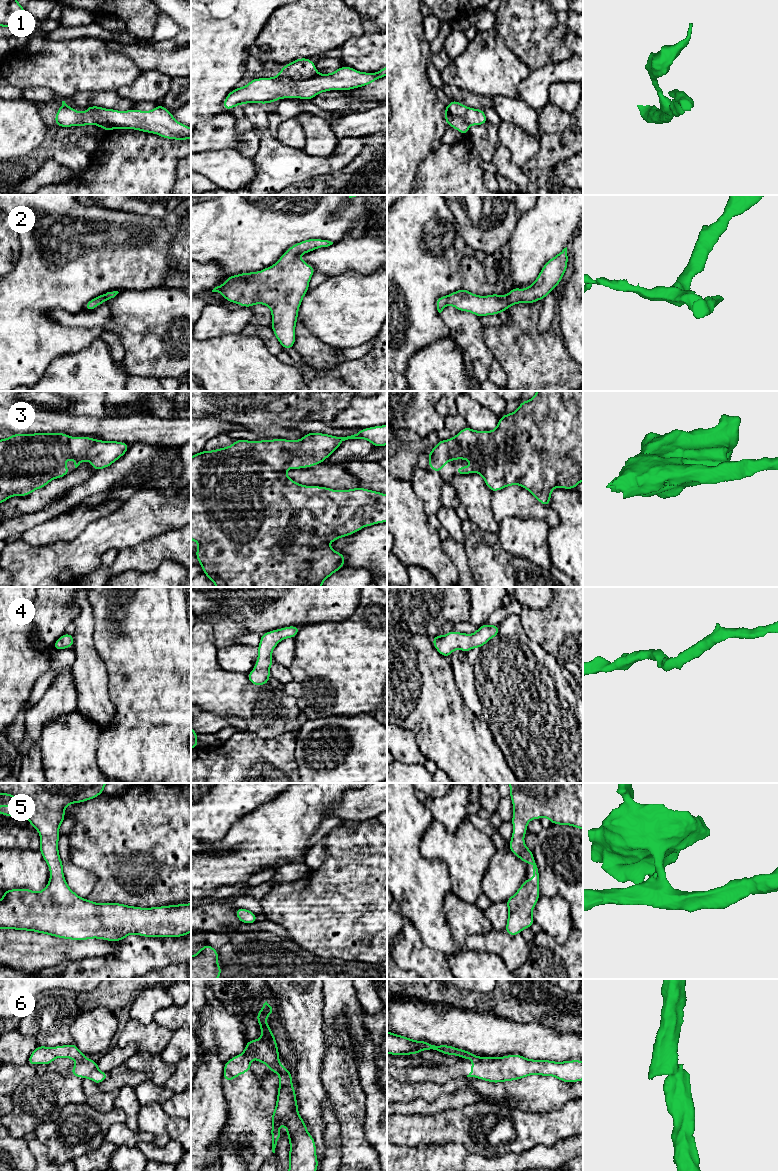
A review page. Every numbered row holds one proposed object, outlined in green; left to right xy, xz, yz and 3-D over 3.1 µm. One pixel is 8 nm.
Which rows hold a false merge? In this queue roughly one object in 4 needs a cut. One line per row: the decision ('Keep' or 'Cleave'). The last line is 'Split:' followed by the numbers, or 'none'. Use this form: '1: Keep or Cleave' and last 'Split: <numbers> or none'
1: Cleave
2: Keep
3: Keep
4: Keep
5: Keep
6: Cleave
Split: 1, 6

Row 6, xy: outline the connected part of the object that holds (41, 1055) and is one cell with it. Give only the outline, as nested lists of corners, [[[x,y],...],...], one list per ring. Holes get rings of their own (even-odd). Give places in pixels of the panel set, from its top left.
[[[75,1043],[56,1047],[37,1046],[29,1056],[27,1061],[30,1065],[49,1064],[59,1058],[70,1058],[76,1062],[82,1062],[86,1059],[85,1055],[79,1051]]]

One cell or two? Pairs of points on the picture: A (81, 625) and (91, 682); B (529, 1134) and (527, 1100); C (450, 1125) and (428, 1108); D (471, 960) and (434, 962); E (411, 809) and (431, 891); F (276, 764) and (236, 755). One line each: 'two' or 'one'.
A: one
B: two
C: two
D: two
E: one
F: one

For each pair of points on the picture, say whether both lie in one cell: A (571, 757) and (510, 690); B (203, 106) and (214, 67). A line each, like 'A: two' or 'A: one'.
A: one
B: one

